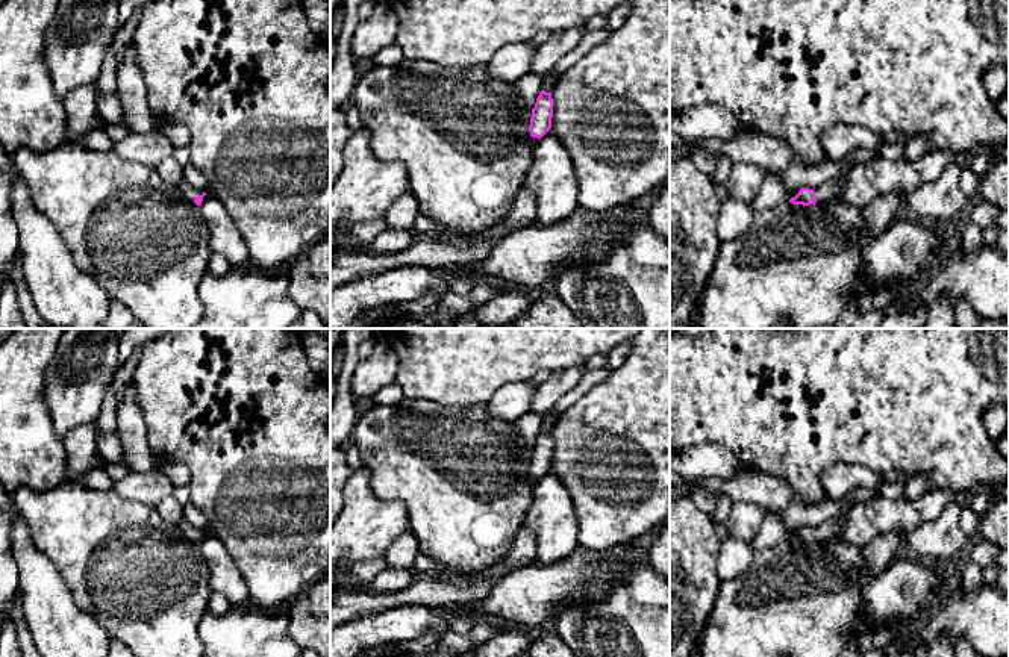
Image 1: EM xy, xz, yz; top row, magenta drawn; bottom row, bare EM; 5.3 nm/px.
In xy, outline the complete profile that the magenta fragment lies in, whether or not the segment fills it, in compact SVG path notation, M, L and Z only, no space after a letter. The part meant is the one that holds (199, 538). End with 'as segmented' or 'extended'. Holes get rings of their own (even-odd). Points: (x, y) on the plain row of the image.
M182 519L177 527L180 528L180 531L183 533L183 536L189 540L194 540L197 545L201 543L203 536L206 534L206 531L195 528L194 525L191 525L186 519Z; extended

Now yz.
M847 512L833 521L817 525L815 528L801 527L798 533L789 539L789 542L803 545L815 543L817 540L826 542L839 531L845 518Z; extended

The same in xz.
M541 430L535 447L532 448L532 457L527 477L527 483L533 487L539 478L551 468L553 457L553 437L551 431Z; extended

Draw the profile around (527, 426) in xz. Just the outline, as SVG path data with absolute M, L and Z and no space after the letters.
M529 412L515 421L517 436L524 442L526 448L532 450L535 447L545 415Z

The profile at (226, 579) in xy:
M206 533L200 550L211 574L211 592L223 593L233 607L250 606L250 595L239 568L218 537Z

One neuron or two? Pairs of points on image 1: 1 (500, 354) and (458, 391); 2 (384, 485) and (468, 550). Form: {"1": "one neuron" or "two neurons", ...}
{"1": "one neuron", "2": "one neuron"}

